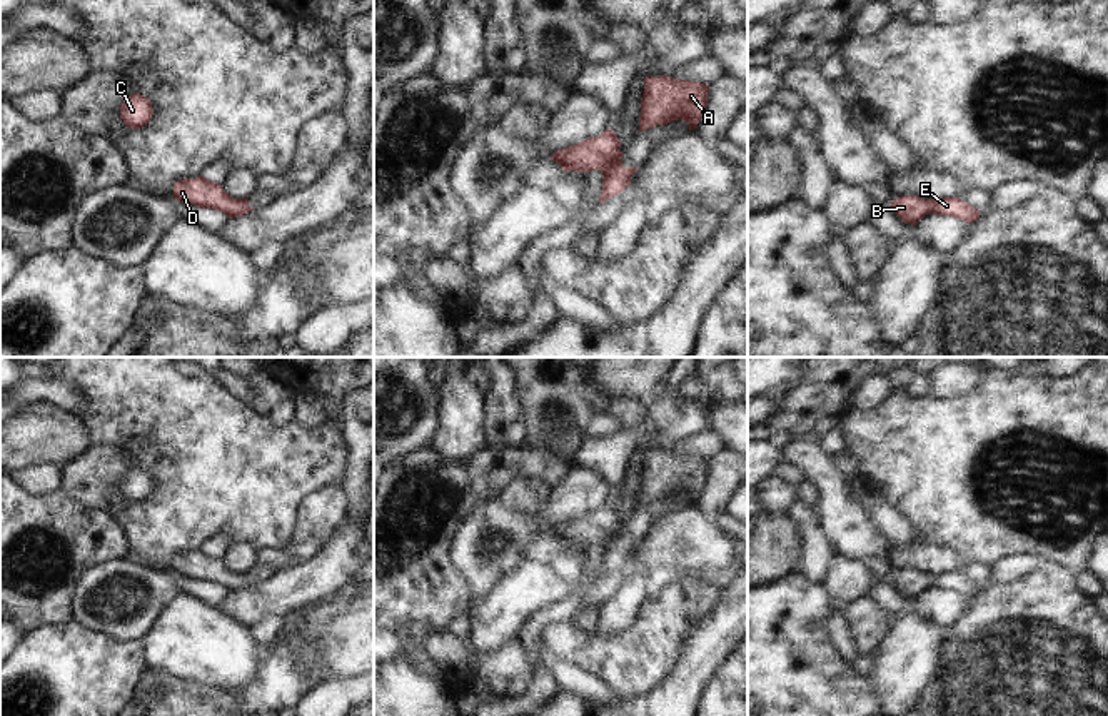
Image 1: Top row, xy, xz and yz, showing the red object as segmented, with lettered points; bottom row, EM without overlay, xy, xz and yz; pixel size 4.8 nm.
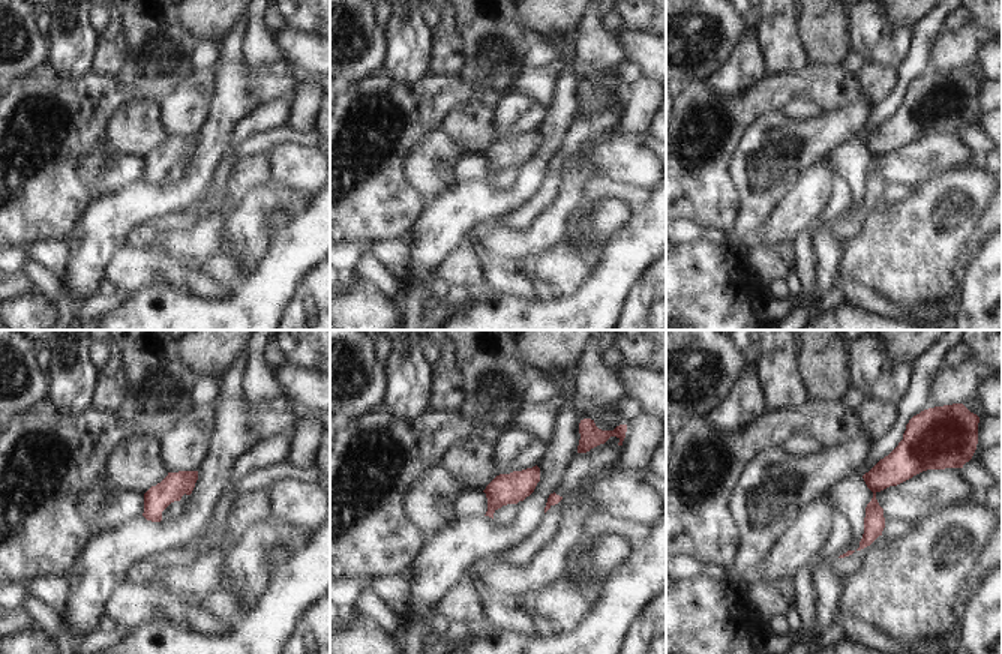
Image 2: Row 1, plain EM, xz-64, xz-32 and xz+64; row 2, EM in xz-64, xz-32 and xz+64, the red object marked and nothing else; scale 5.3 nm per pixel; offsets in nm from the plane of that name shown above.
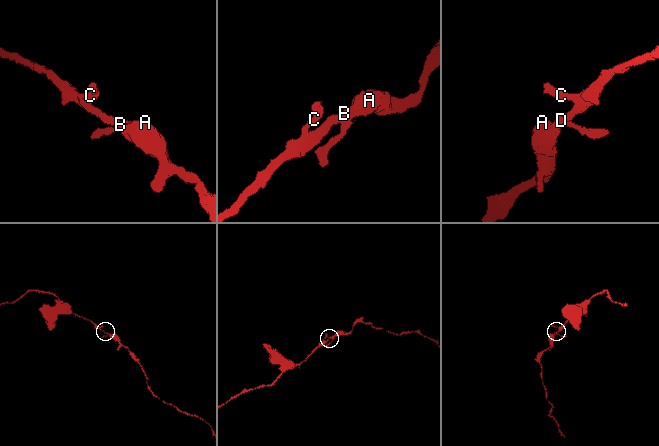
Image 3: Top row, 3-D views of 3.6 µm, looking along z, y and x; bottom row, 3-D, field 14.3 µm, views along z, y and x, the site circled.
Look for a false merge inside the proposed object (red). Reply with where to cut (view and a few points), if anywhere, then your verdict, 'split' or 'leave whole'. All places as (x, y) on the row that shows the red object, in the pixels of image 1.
cut none; leave whole

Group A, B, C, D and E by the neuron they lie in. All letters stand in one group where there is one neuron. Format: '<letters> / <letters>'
A B C D E

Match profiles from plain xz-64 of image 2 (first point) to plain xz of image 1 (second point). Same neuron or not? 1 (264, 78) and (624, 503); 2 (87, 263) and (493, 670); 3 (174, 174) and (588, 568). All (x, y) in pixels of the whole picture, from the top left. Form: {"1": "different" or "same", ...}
{"1": "same", "2": "different", "3": "different"}

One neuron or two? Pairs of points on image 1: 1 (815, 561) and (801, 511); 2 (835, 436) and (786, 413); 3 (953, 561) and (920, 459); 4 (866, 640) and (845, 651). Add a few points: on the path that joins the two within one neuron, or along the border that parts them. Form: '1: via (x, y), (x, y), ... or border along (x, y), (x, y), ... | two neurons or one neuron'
1: via (815, 549), (808, 523) | one neuron
2: border along (836, 426), (820, 443) | two neurons
3: border along (920, 541), (930, 546), (948, 548), (968, 563) | two neurons
4: border along (840, 618), (845, 621), (860, 655) | two neurons

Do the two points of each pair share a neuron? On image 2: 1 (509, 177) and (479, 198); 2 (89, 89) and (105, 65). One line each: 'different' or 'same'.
1: different
2: different

